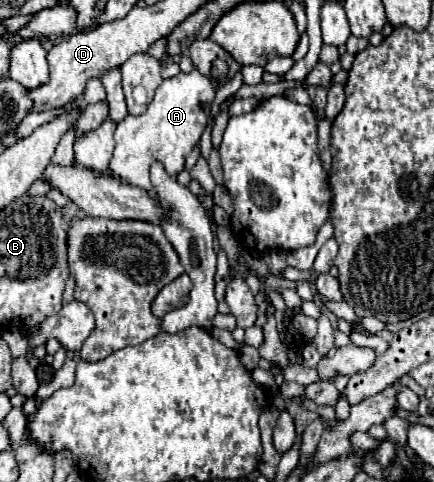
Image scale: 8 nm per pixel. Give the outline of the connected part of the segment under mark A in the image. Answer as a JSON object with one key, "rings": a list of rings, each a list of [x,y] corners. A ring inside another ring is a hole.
{"rings":[[[196,68],[190,74],[178,74],[176,78],[164,80],[158,86],[154,100],[152,104],[148,104],[148,110],[144,114],[128,114],[122,122],[118,122],[114,132],[114,156],[110,160],[108,172],[102,174],[154,194],[150,182],[150,166],[154,162],[160,162],[172,178],[176,178],[184,170],[186,156],[200,142],[200,136],[206,128],[206,118],[210,114],[214,94],[216,88],[212,80],[202,76]]]}

